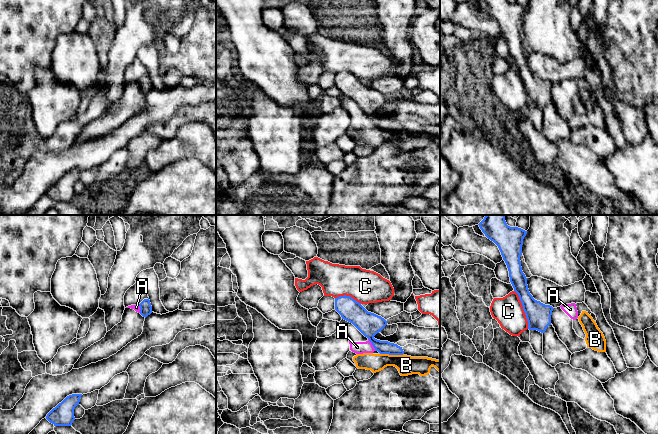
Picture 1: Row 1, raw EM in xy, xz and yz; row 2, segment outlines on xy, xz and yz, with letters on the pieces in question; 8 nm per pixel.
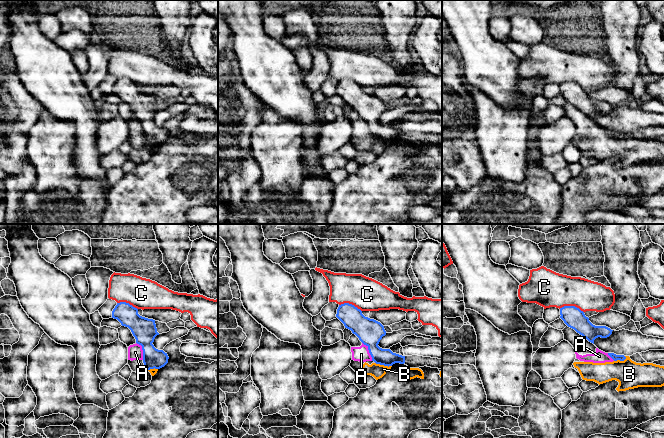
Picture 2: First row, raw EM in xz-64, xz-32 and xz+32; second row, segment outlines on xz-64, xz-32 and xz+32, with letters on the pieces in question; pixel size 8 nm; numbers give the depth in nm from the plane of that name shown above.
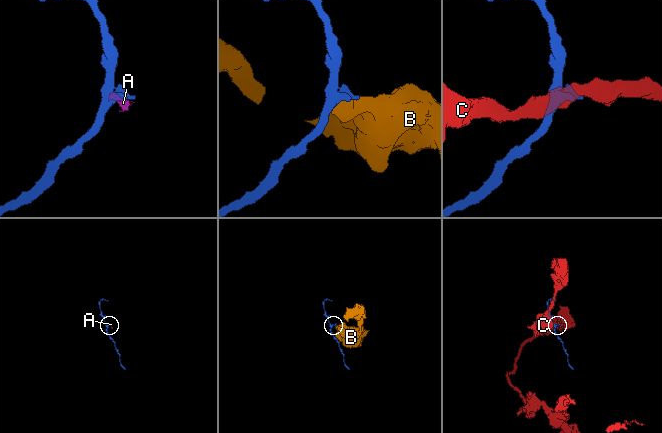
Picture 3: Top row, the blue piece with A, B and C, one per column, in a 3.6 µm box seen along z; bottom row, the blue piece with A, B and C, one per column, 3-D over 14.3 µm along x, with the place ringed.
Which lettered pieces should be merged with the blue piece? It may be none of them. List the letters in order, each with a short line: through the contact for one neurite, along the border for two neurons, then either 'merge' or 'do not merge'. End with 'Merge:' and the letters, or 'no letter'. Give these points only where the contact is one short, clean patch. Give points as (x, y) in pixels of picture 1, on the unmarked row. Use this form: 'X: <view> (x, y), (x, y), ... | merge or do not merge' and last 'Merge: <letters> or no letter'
A: xz (368, 114), (376, 126) | do not merge
B: xz (380, 129), (403, 130) | do not merge
C: do not merge
Merge: no letter

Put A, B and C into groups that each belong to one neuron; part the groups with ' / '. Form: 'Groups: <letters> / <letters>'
Groups: A B / C

